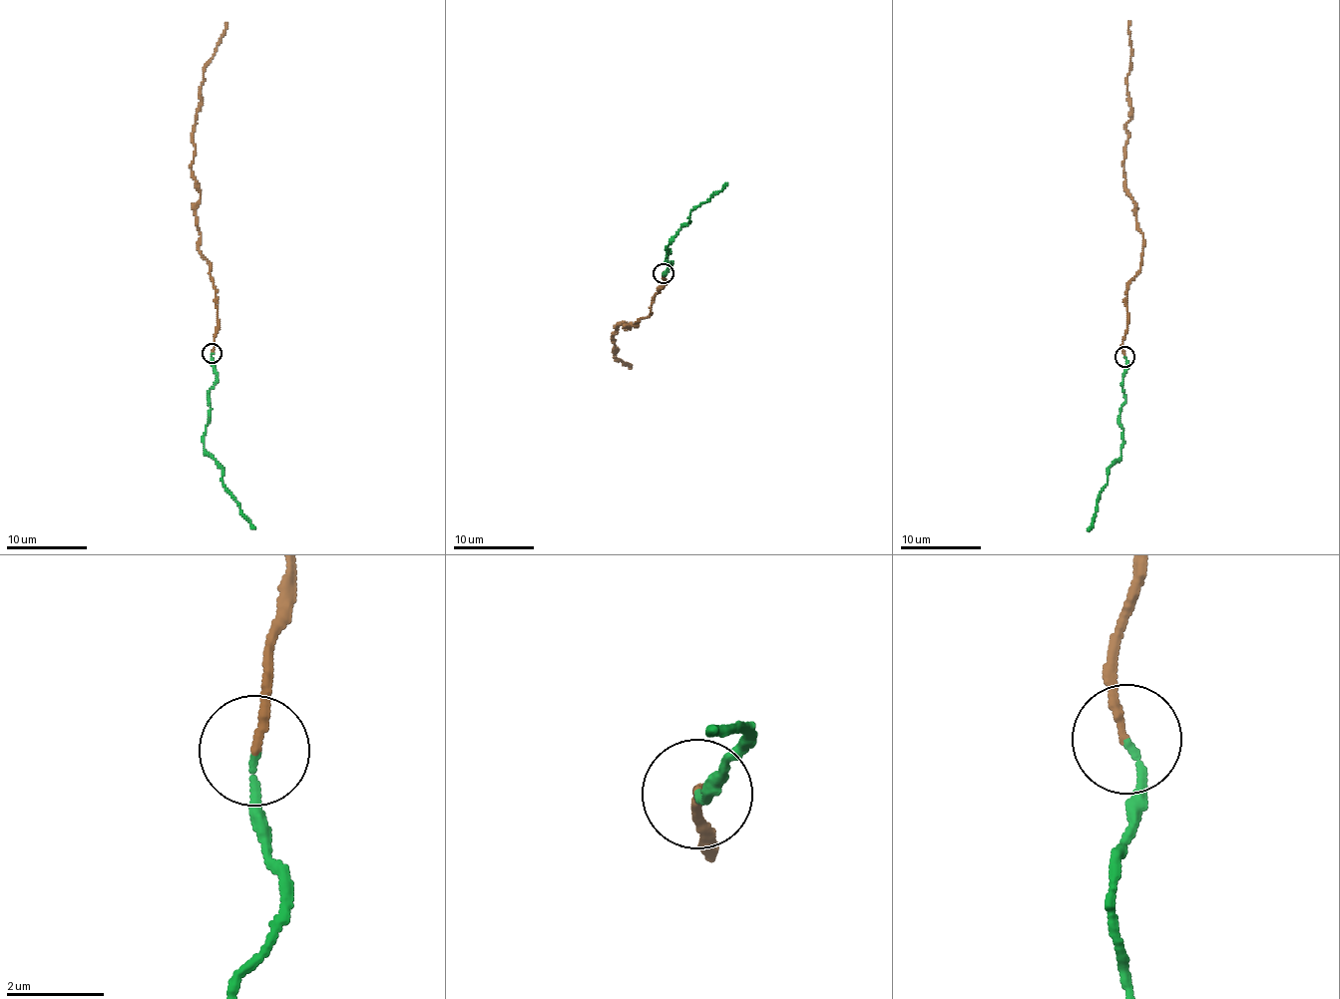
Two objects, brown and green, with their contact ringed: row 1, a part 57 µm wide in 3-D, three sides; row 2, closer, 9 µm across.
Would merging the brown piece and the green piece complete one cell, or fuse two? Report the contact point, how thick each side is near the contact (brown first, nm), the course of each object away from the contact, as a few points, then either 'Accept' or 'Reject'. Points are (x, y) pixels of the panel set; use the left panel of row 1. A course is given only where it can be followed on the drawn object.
Place: (212, 353). Thickness 170 nm (brown) against 130 nm. Course of brown: (212, 353), (216, 286), (199, 249), (200, 192), (191, 164), (203, 69), (226, 23). Course of green: (212, 353), (216, 384), (210, 391), (210, 421), (206, 425), (204, 452), (218, 462), (224, 491), (255, 528). Reject

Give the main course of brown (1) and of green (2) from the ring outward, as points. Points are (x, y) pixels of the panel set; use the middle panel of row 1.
1: (663, 273), (666, 282), (649, 314), (637, 327), (616, 328), (614, 355), (631, 368)
2: (663, 273), (671, 262), (667, 264), (670, 243), (689, 220), (693, 208), (707, 201), (727, 182)

